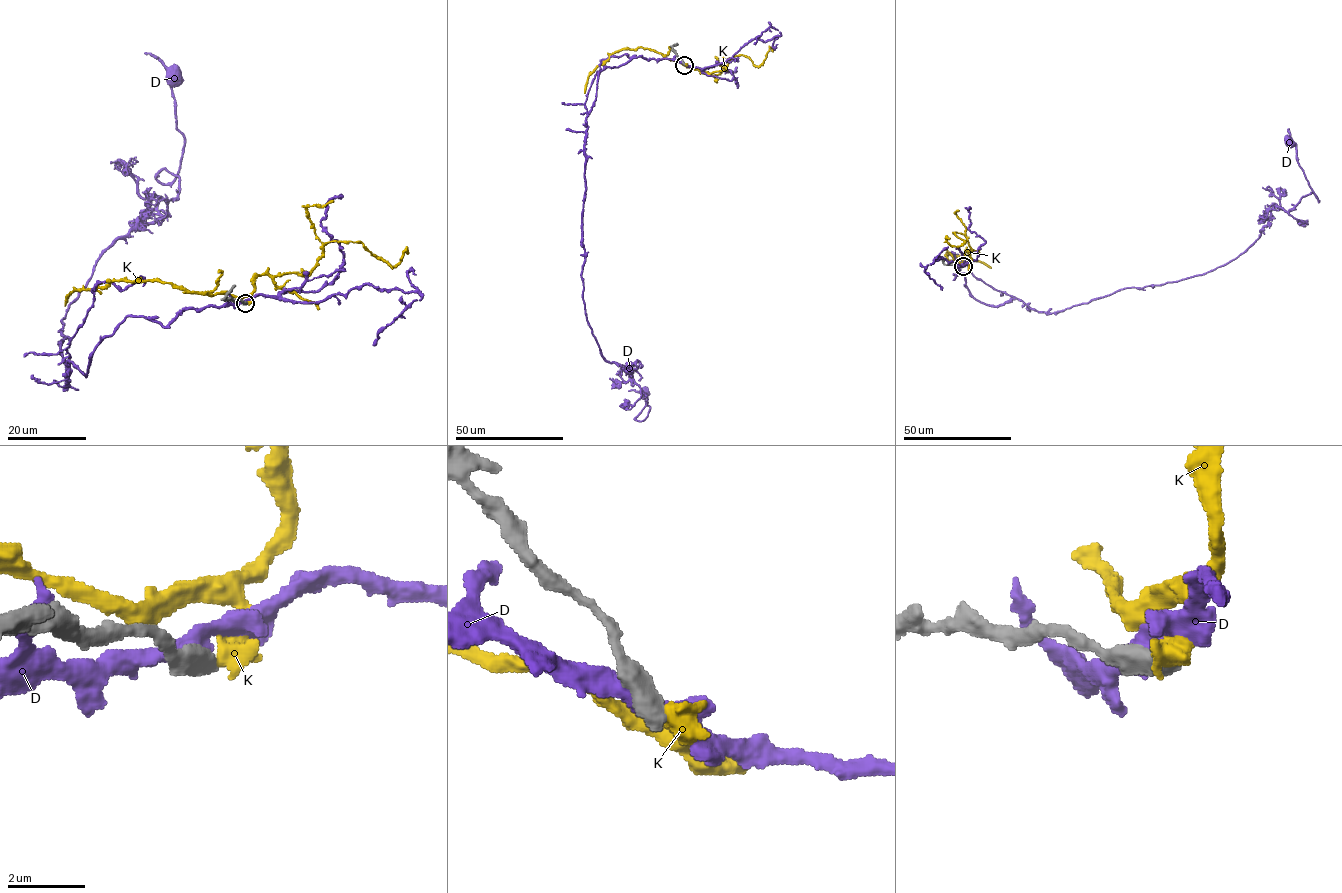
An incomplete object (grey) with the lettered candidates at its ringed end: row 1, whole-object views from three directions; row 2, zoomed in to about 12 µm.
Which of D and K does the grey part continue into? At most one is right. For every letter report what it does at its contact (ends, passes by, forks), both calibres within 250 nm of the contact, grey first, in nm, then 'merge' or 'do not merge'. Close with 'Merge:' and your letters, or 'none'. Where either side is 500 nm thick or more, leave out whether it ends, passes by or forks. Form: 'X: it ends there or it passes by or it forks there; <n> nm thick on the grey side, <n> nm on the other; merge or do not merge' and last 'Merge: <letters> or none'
D: 700 nm thick on the grey side, 500 nm on the other; do not merge
K: 550 nm thick on the grey side, 650 nm on the other; do not merge
Merge: none

